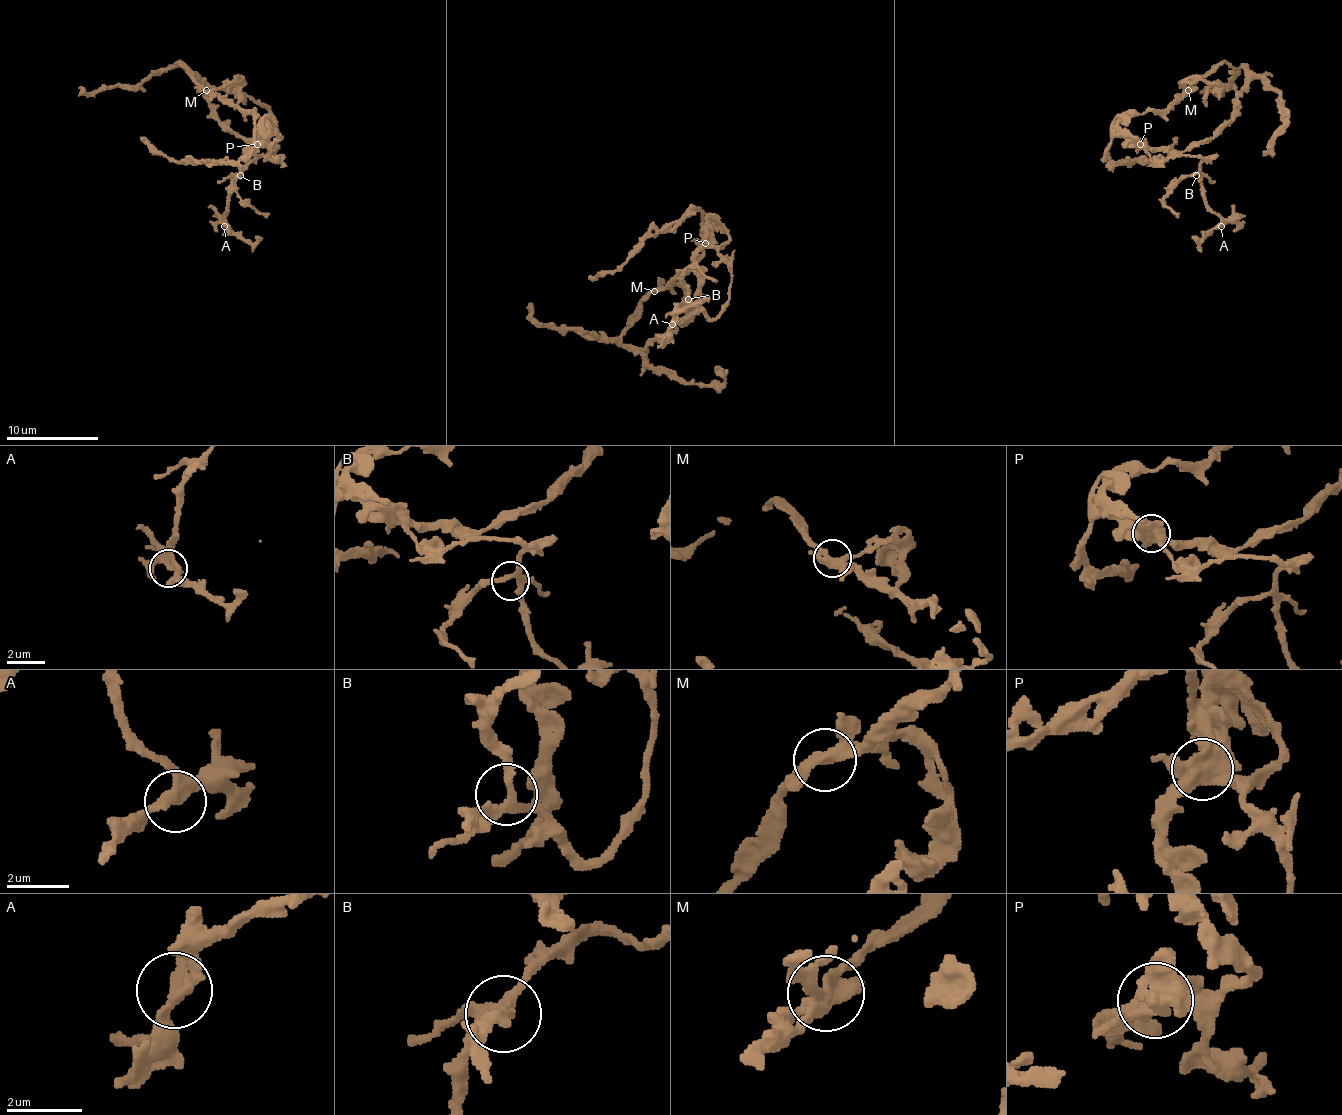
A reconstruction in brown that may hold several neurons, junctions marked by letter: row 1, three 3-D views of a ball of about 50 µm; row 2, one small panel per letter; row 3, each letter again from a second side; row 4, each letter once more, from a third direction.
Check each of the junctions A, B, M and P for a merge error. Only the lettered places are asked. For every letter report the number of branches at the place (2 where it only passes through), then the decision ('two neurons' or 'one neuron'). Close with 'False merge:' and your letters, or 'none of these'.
A: branches 3; one neuron
B: branches 3; one neuron
M: branches 4; two neurons
P: branches 4; two neurons
False merge: M, P

